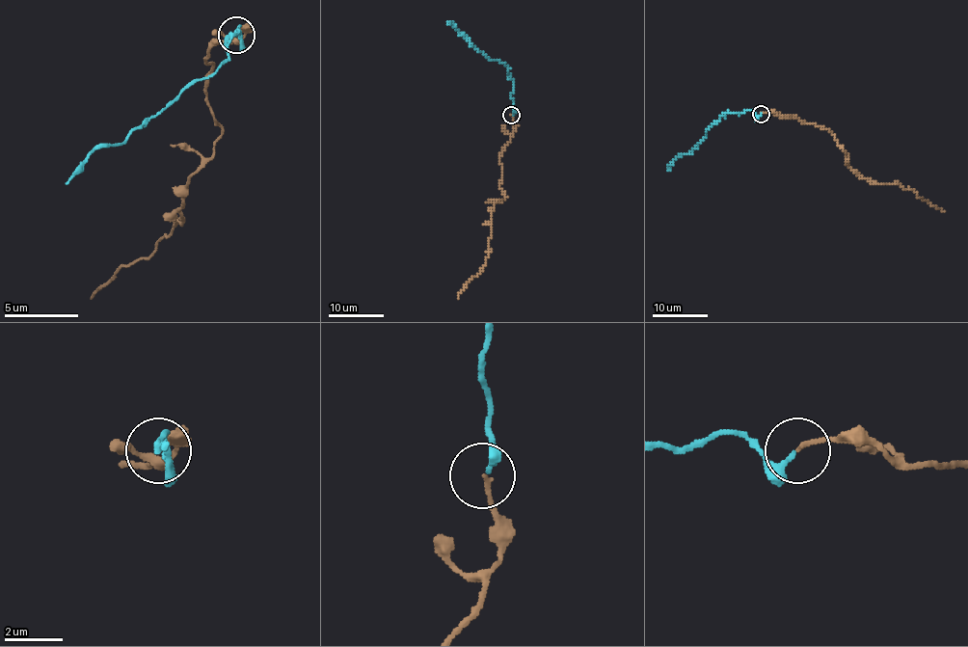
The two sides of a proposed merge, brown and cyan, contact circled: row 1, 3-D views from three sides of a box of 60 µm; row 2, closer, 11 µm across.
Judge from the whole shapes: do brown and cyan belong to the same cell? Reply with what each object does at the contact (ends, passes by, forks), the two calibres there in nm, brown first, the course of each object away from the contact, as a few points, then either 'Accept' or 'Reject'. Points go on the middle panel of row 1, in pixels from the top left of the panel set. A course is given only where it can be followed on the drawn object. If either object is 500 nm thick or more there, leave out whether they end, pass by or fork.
At the ring brown ends. At the ring cyan passes by. Thickness 150 nm (brown) against 160 nm. Course of brown: (511, 116), (514, 130), (500, 155), (500, 188), (505, 198), (495, 203), (485, 265), (469, 282), (458, 299). Course of cyan: (512, 114), (512, 80), (508, 67), (479, 52), (448, 22). Accept

